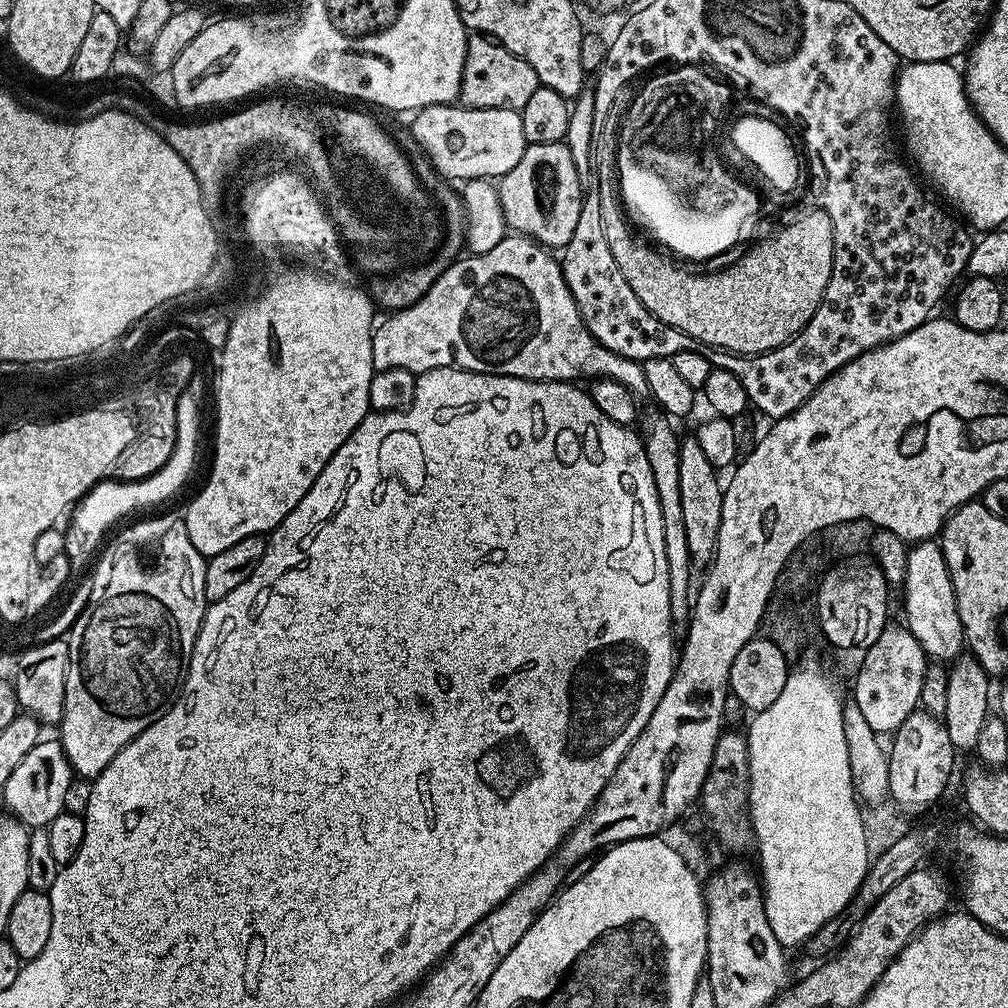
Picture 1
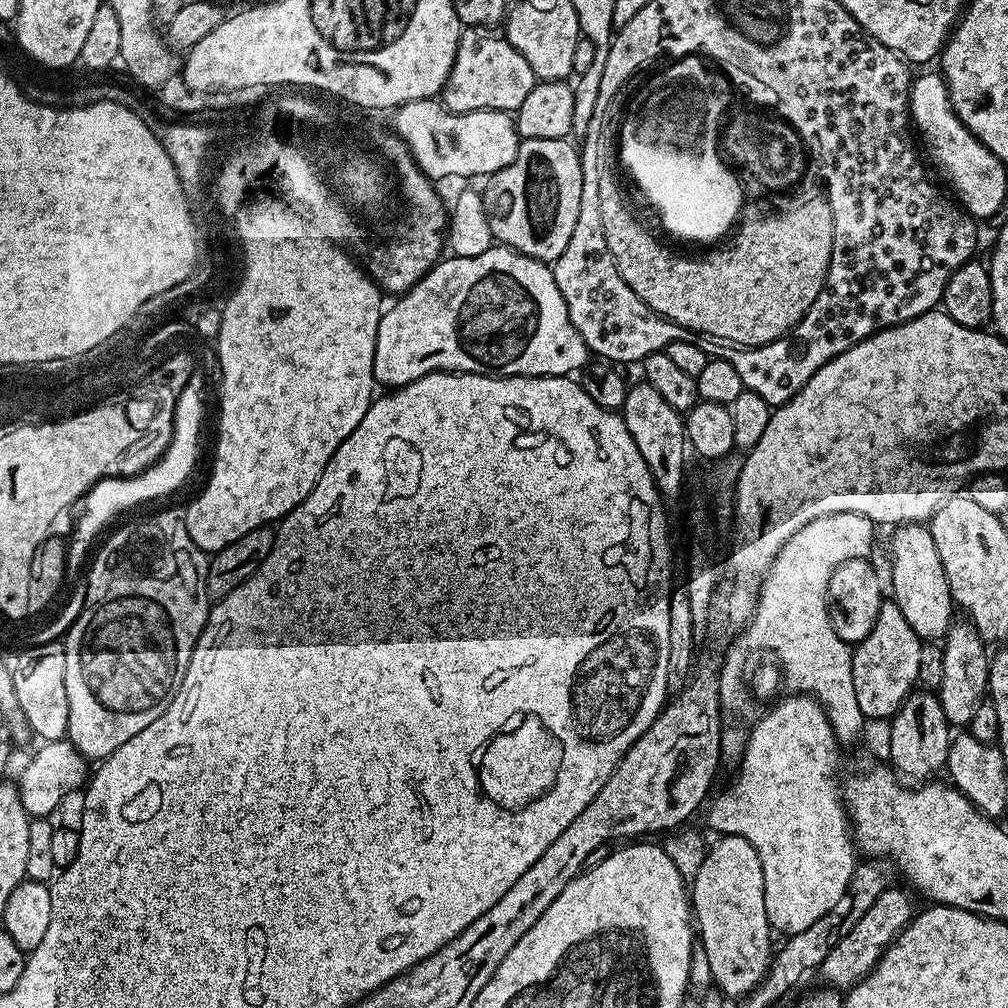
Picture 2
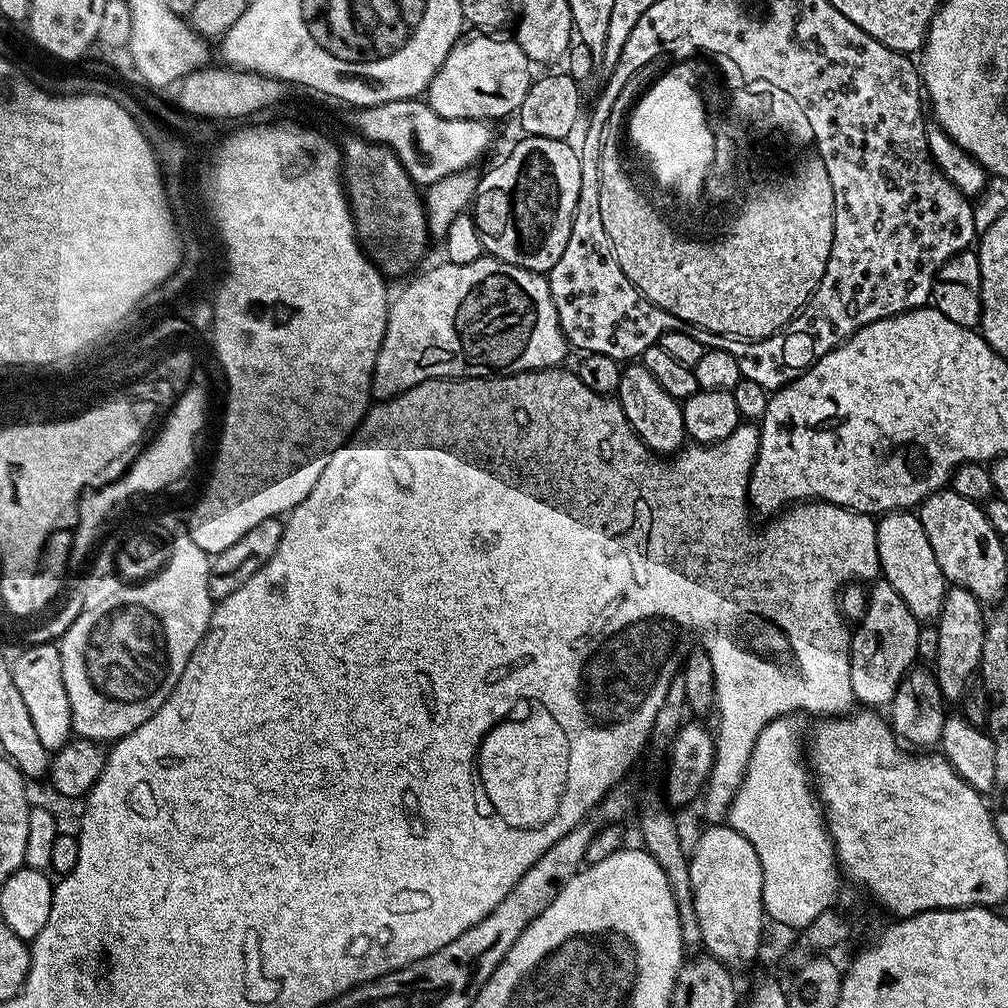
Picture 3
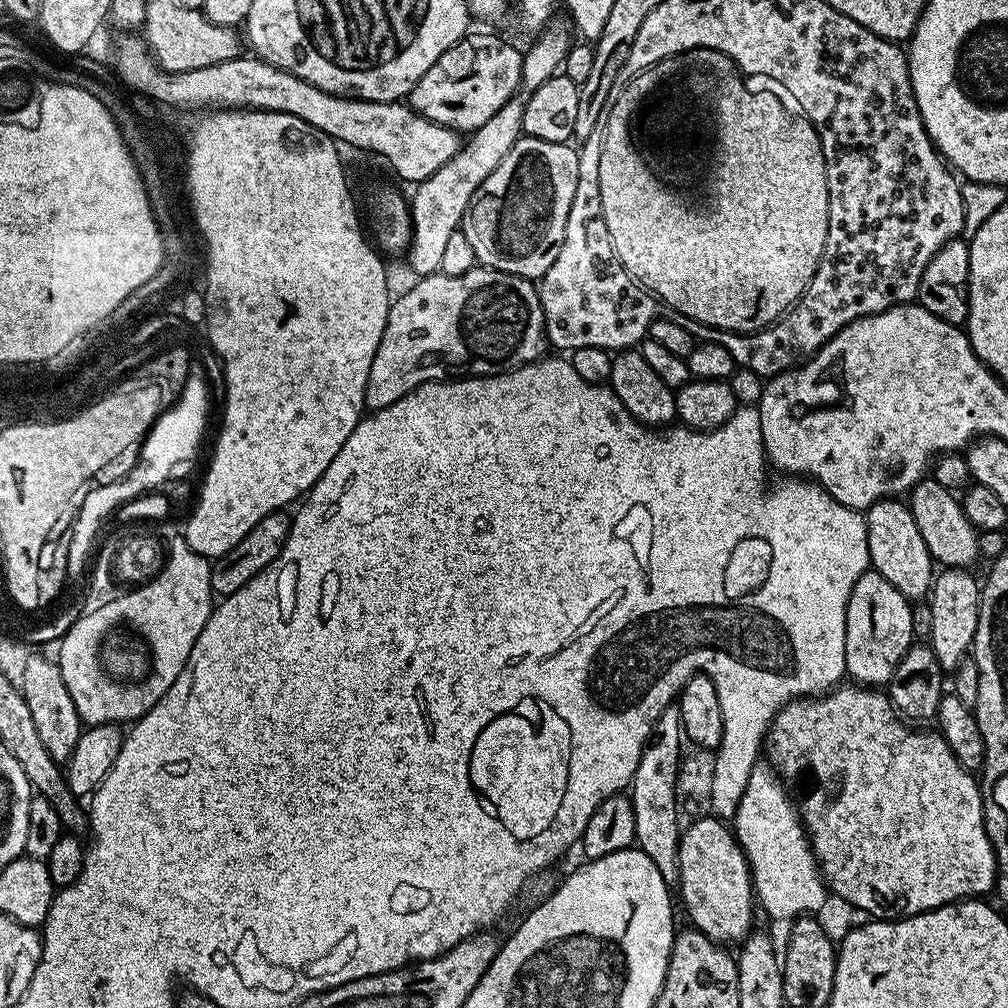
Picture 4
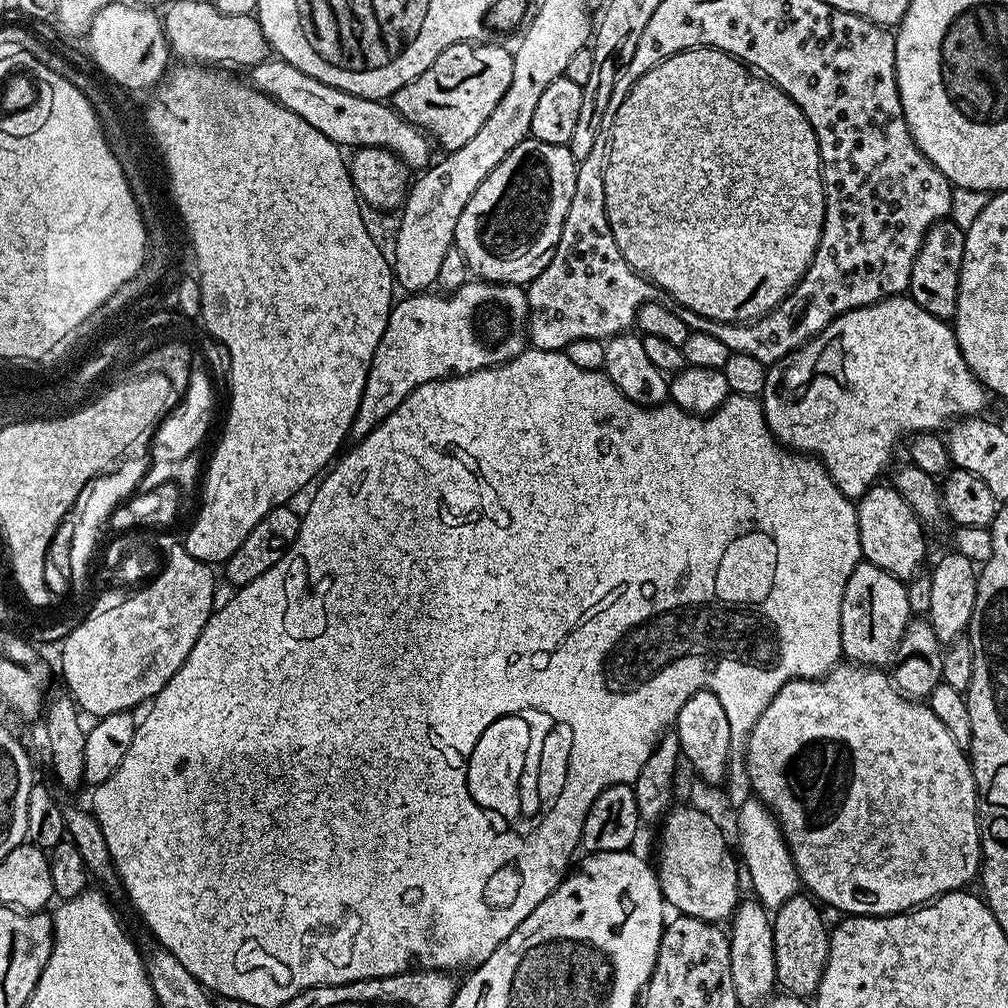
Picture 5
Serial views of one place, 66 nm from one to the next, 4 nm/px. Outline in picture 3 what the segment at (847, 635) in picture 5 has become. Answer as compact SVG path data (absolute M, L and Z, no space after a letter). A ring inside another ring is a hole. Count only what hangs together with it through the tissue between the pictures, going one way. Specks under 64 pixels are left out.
M876 582L867 589L865 612L852 632L850 682L852 695L861 705L880 710L891 705L896 688L909 668L917 663L918 632L921 621L910 614L910 606L898 598L898 590L886 582Z

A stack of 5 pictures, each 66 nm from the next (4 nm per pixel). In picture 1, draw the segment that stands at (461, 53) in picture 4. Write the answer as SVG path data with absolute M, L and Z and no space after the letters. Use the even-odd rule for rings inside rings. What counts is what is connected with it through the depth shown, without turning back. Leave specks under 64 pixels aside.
M483 34L469 35L466 46L466 62L460 83L459 103L466 108L515 108L517 110L530 102L534 90L542 85L538 74L526 62L523 56L514 54L491 36Z

